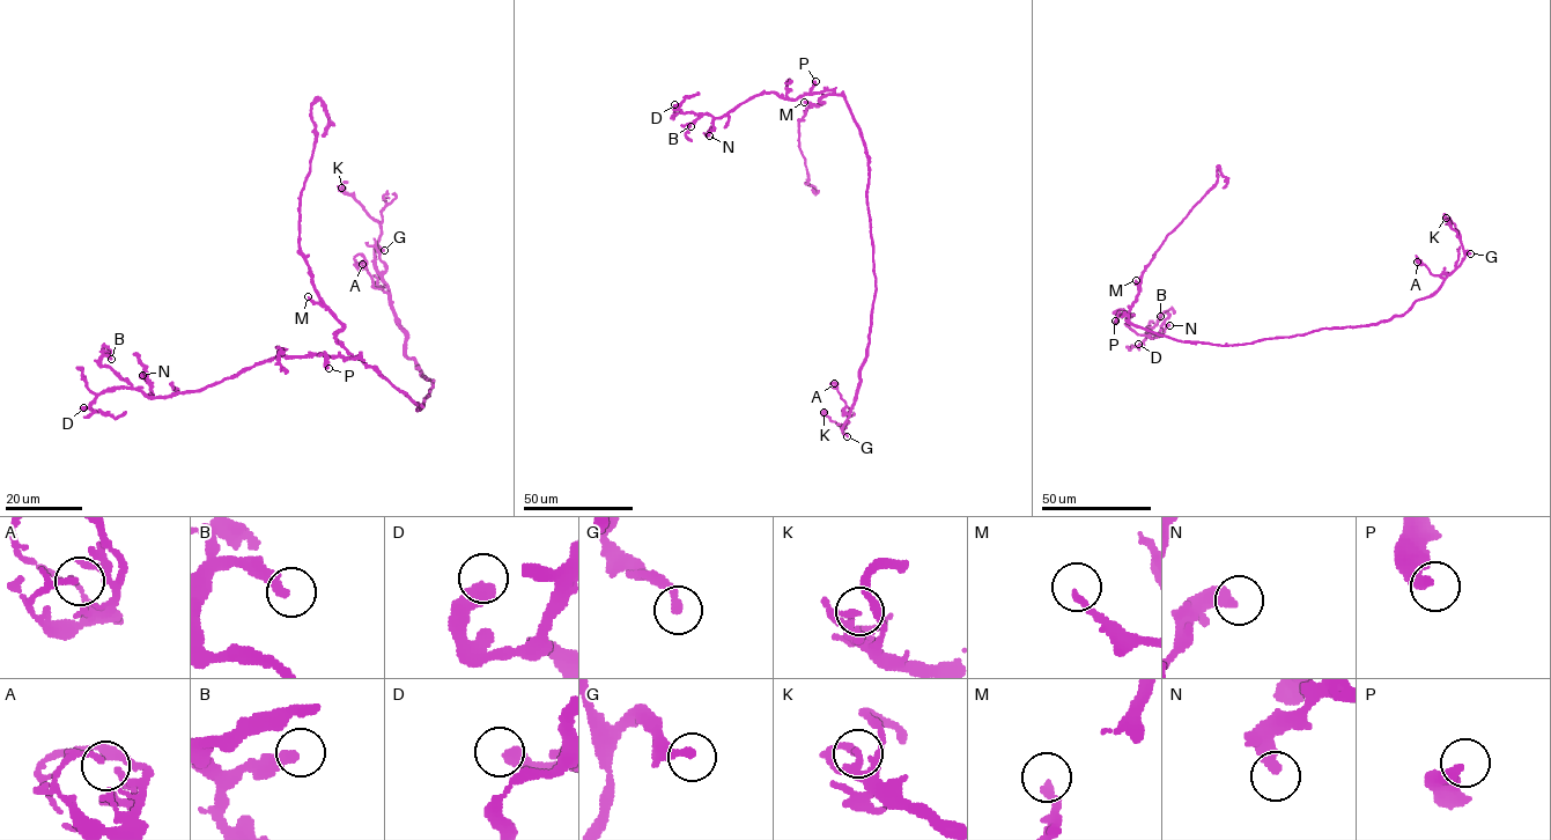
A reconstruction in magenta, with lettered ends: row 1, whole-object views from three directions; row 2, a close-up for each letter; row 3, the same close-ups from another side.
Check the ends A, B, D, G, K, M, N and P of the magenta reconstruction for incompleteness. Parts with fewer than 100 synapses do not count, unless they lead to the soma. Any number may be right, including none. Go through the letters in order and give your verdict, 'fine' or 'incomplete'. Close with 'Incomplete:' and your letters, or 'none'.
A: fine
B: fine
D: fine
G: incomplete
K: fine
M: fine
N: fine
P: fine
Incomplete: G

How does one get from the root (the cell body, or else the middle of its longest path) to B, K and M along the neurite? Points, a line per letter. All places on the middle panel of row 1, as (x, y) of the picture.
B: (866, 188), (859, 127), (832, 90), (795, 100), (763, 93), (691, 126)
K: (866, 188), (876, 287), (868, 356), (859, 370), (856, 398), (842, 430), (846, 427), (824, 412)
M: (866, 188), (868, 155), (846, 100), (841, 95), (826, 94), (820, 98), (824, 102), (821, 104), (804, 102)

